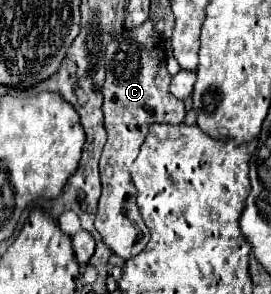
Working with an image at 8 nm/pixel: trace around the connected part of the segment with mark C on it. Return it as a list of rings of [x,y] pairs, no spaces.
[[[147,19],[141,27],[123,31],[117,35],[105,53],[105,69],[107,79],[103,87],[105,103],[105,129],[107,143],[103,147],[103,155],[99,159],[101,173],[101,197],[99,211],[95,217],[95,229],[103,237],[103,243],[119,257],[131,259],[139,255],[147,241],[149,229],[145,227],[141,213],[135,205],[135,187],[129,175],[129,167],[139,155],[139,147],[145,141],[145,135],[153,123],[179,125],[185,119],[183,101],[175,99],[169,91],[169,73],[165,65],[165,43],[161,37],[153,33],[153,23]]]

